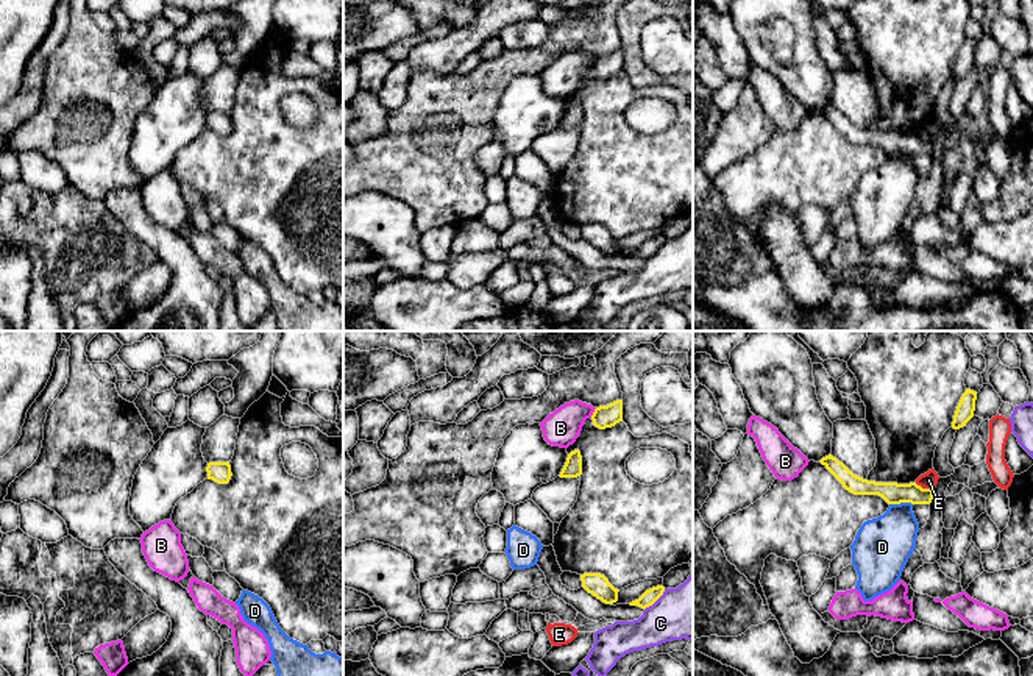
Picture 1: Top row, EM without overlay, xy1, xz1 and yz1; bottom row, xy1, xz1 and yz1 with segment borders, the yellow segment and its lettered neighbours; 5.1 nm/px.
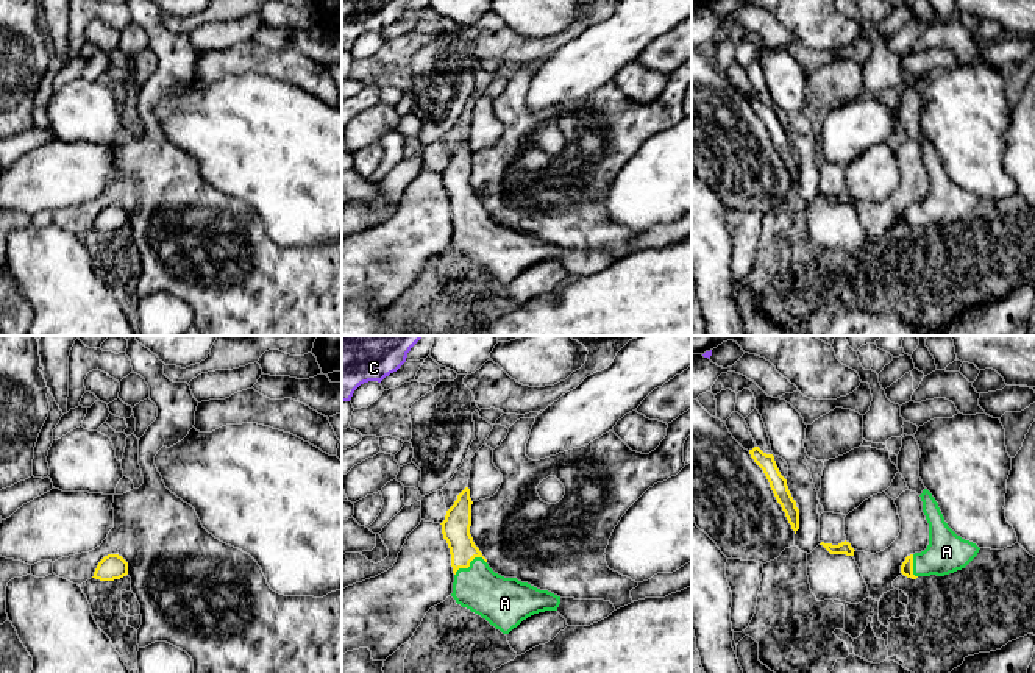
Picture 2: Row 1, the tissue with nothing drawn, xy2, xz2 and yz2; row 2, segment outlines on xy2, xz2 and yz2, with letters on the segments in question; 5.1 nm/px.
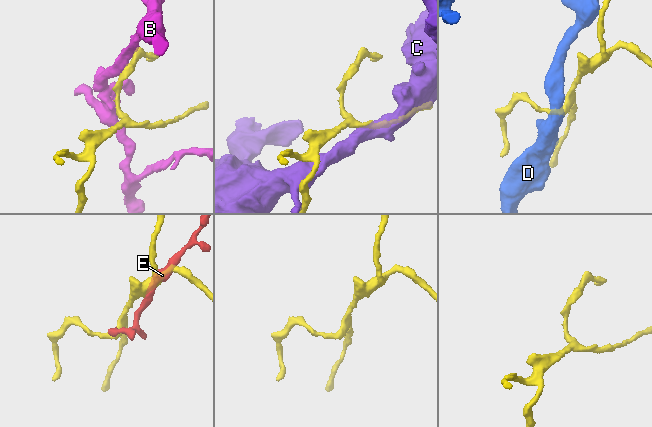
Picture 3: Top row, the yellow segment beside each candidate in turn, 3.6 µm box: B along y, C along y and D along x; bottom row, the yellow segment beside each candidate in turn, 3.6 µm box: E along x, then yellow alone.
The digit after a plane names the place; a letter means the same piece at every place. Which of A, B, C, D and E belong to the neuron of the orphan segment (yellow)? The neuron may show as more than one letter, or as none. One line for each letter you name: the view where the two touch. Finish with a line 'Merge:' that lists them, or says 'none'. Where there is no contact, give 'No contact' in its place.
A: Touches yellow in xz2
Merge: A

